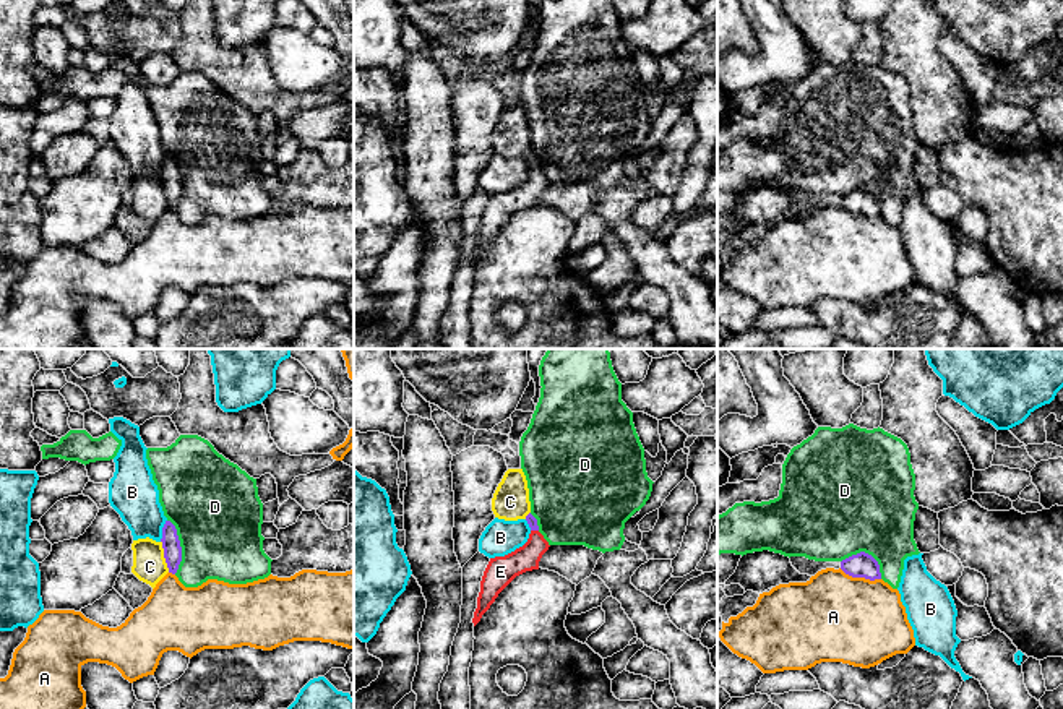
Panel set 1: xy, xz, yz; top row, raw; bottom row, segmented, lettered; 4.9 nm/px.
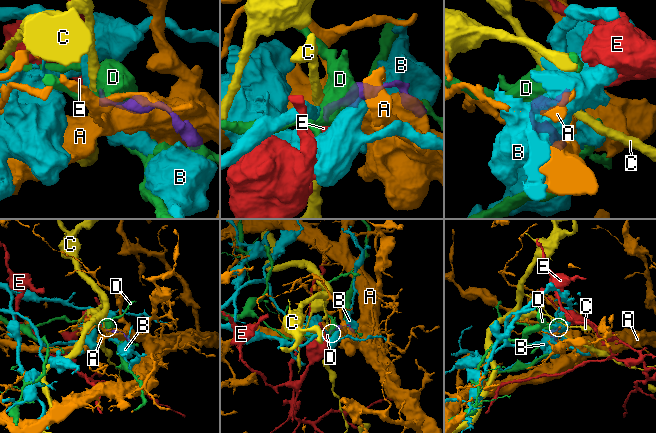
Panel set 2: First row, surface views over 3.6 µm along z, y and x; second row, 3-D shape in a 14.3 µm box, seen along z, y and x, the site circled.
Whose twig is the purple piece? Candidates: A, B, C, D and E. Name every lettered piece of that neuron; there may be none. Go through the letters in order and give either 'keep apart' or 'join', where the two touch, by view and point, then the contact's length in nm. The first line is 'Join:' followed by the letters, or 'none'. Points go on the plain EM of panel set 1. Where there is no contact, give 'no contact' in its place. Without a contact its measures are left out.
Join: E
A: keep apart | yz (860, 213) | 220 nm
B: keep apart | xy (163, 167) | 120 nm
C: keep apart | xy (164, 193) | 170 nm
D: keep apart | xy (180, 184) | 280 nm
E: join | xz (534, 166) | 40 nm

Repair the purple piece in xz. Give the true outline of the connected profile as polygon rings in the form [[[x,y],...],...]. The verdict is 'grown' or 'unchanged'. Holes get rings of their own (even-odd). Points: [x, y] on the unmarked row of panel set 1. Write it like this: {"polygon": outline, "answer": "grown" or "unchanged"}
{"polygon": [[[529,149],[526,157],[531,164],[527,178],[505,193],[490,195],[477,234],[477,245],[474,248],[474,263],[482,251],[490,245],[498,230],[519,211],[539,206],[542,191],[549,187],[549,178],[539,169],[537,156]]], "answer": "grown"}

